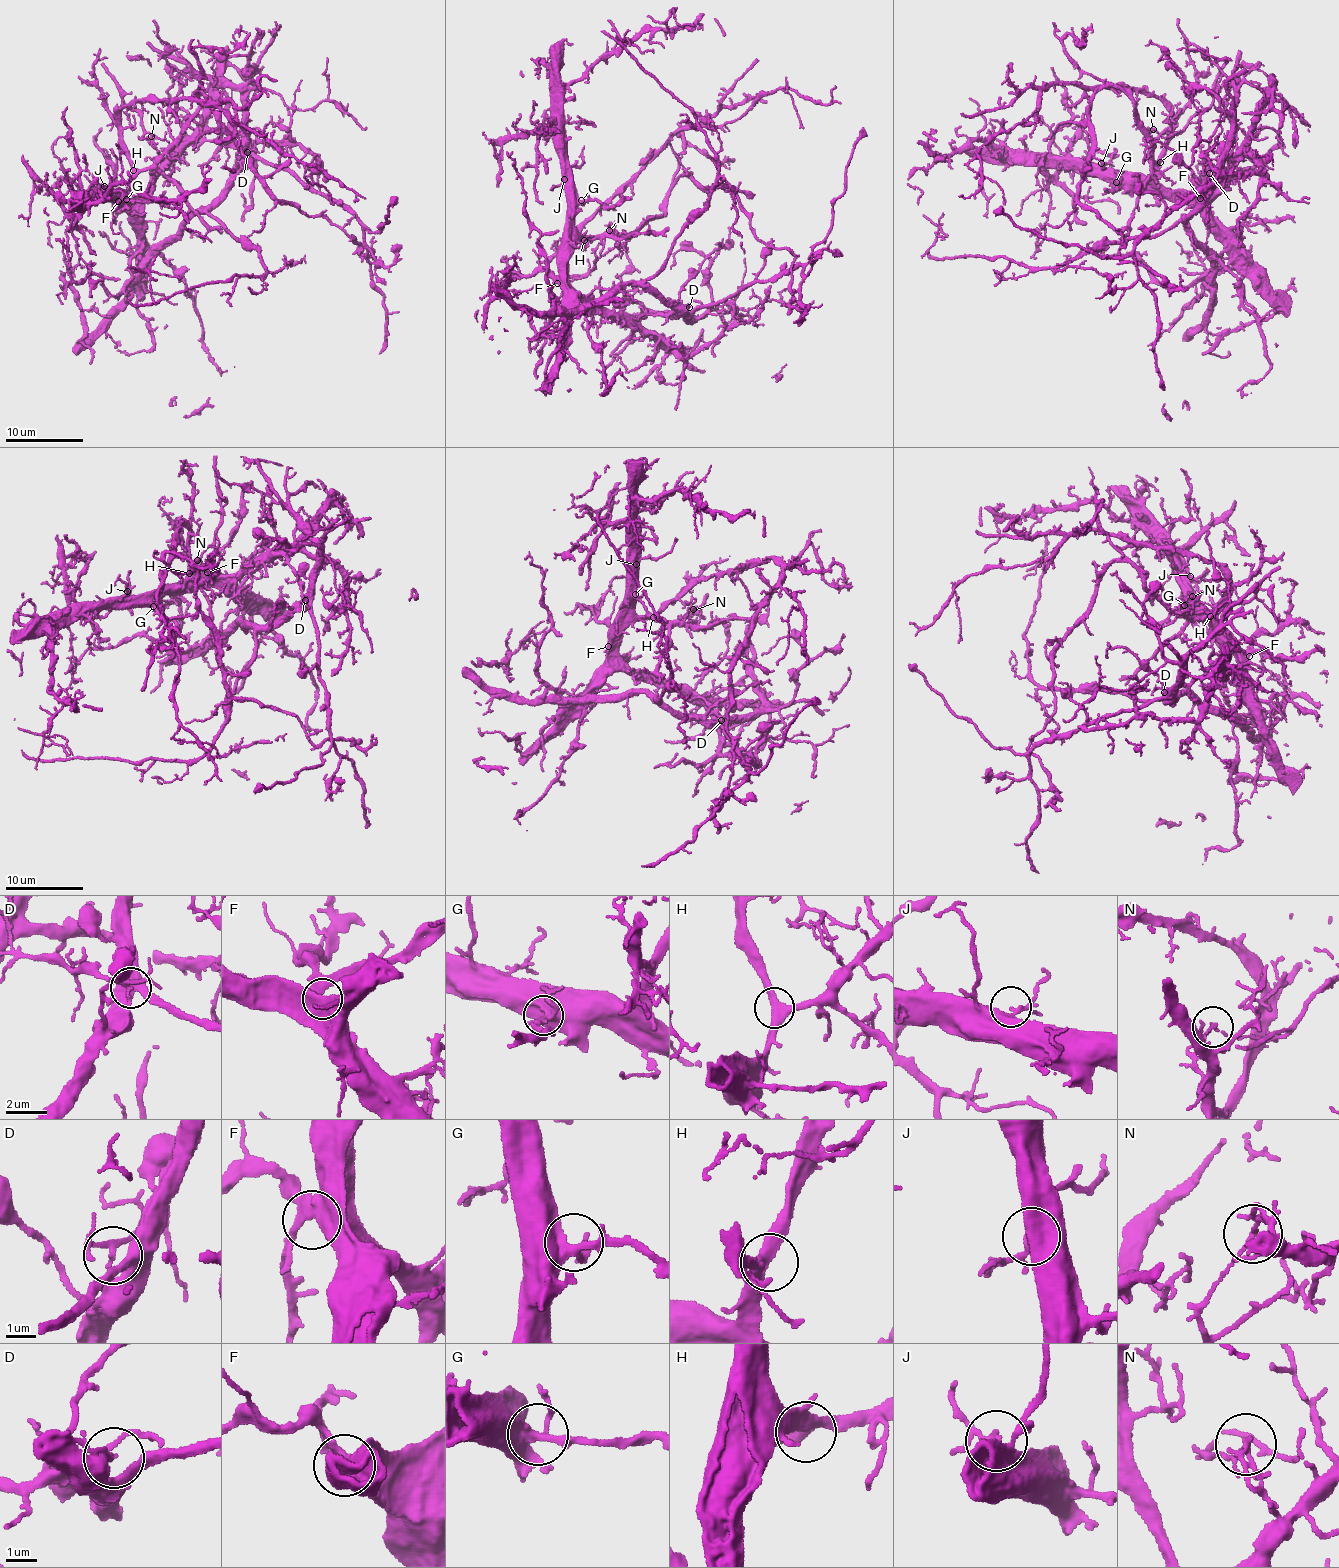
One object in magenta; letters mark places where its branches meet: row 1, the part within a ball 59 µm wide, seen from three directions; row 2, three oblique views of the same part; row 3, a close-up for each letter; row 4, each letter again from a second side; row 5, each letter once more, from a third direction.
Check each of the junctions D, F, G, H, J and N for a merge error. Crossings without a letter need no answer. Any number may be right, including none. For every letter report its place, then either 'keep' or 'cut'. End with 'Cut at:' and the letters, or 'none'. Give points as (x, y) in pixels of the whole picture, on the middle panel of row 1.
D: place (689, 307); cut
F: place (557, 283); keep
G: place (581, 200); keep
H: place (584, 240); keep
J: place (564, 179); keep
N: place (609, 230); cut
Cut at: D, N

